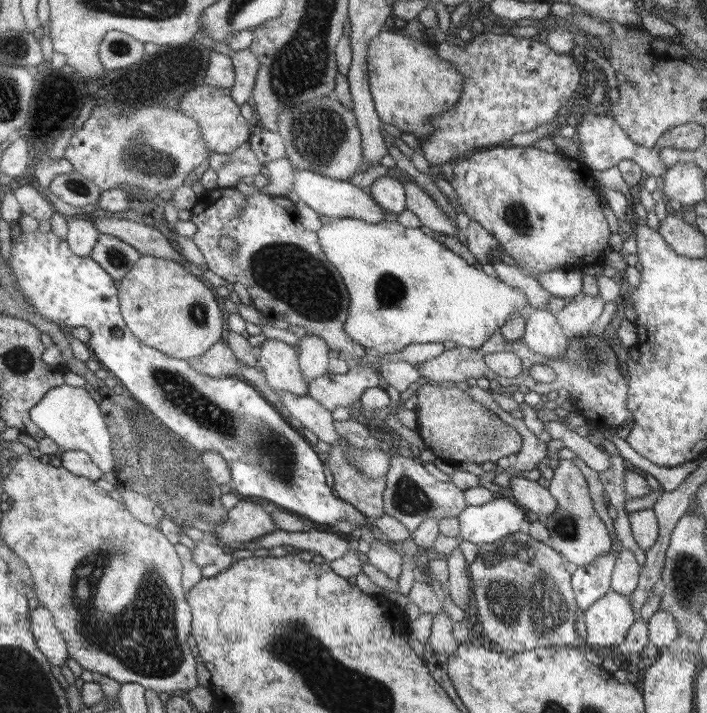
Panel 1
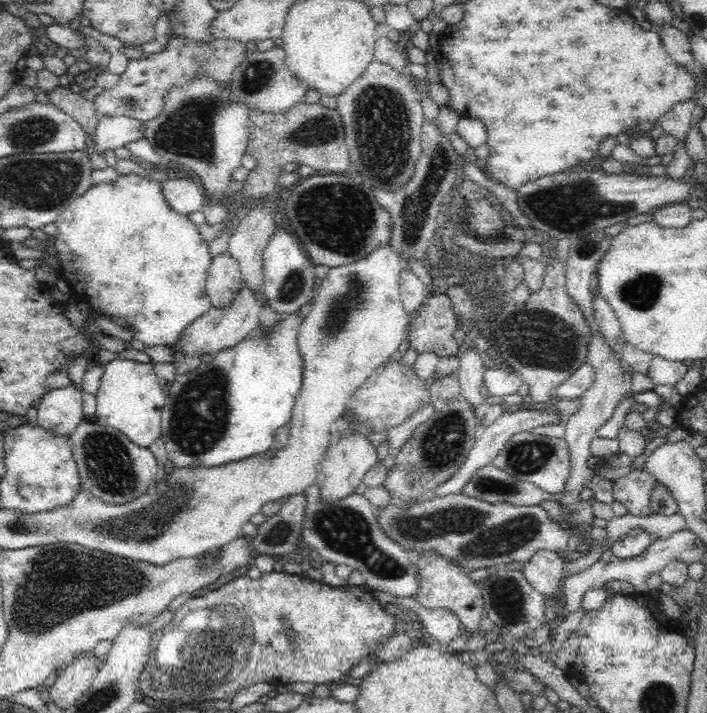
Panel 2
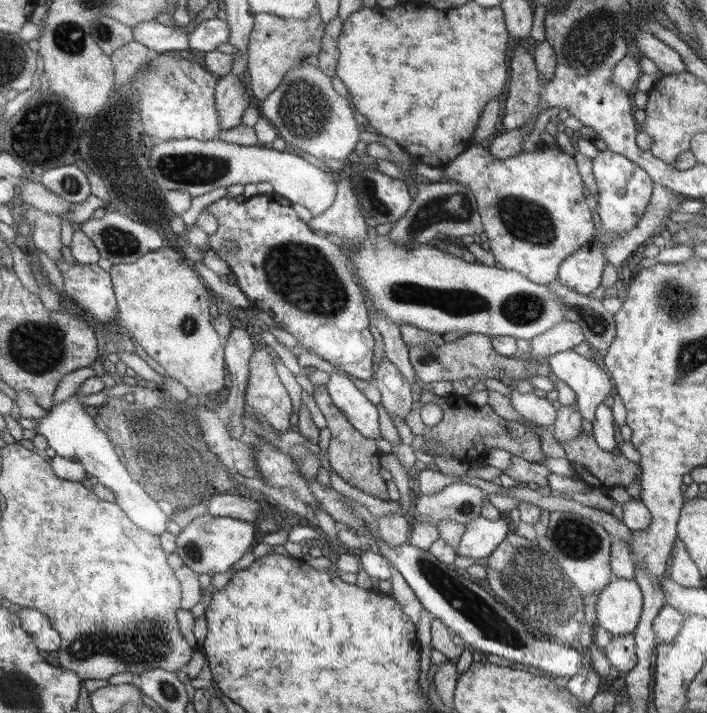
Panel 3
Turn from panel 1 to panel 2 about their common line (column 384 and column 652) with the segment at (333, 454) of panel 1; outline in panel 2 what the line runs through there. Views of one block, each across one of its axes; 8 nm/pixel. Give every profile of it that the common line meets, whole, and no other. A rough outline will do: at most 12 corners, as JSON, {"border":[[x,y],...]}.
{"border":[[646,470],[614,482],[614,498],[630,514],[654,514],[656,479]]}

